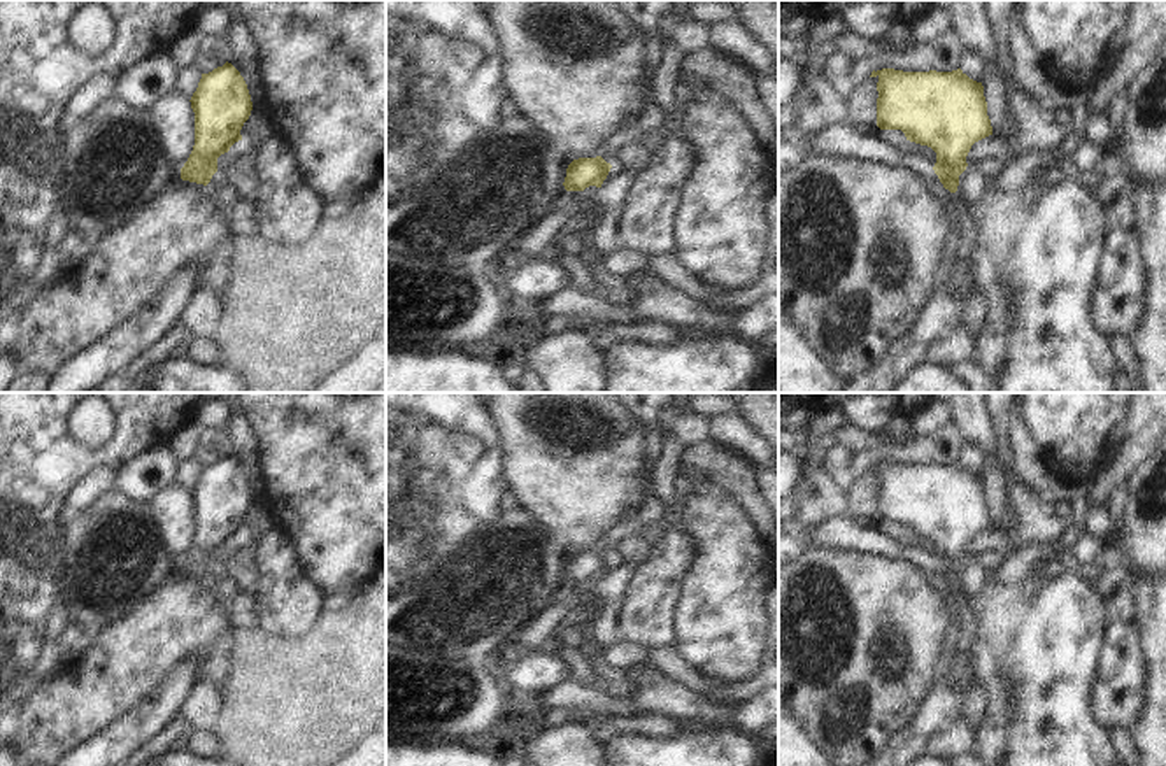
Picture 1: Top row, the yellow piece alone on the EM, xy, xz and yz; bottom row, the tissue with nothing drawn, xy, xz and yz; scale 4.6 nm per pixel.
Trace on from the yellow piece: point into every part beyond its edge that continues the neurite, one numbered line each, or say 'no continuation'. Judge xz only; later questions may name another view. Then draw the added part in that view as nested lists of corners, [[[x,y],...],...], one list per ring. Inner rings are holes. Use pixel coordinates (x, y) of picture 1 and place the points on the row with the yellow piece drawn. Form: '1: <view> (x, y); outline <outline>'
no continuation

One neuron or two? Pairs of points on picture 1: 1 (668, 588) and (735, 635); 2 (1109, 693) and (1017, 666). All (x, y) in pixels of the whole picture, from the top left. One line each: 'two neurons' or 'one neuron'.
1: two neurons
2: two neurons

